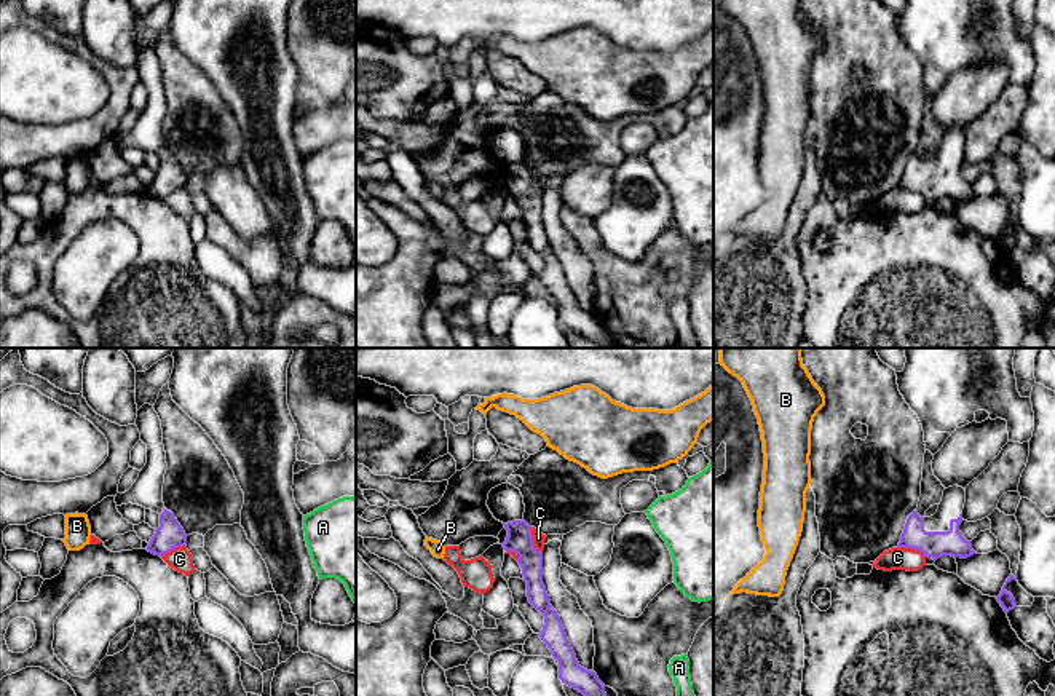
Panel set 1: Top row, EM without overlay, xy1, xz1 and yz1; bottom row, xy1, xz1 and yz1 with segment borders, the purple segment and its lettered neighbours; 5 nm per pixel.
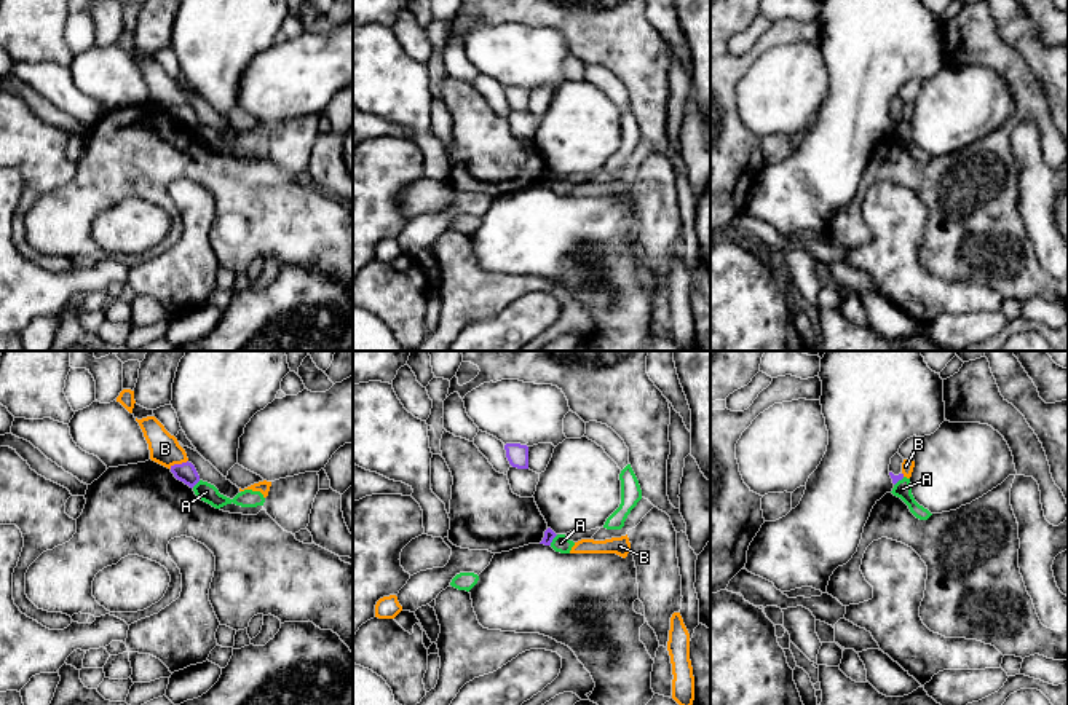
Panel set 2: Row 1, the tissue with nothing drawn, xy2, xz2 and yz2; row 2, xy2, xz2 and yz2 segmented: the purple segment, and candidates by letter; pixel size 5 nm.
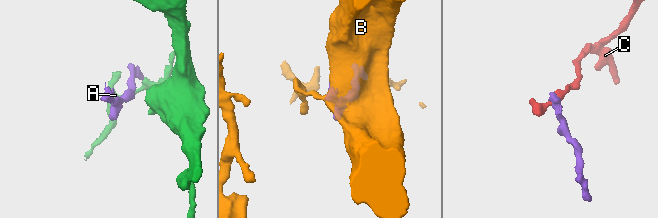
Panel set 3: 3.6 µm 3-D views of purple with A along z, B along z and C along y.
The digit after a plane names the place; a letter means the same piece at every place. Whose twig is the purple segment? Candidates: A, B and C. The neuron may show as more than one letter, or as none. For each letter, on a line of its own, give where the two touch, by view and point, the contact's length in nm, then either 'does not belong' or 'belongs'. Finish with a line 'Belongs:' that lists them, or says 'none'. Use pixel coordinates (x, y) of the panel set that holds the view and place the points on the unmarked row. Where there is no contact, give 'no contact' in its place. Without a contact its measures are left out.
A: xz2 (553, 181) | 70 nm | does not belong
B: xy2 (178, 107) | 100 nm | does not belong
C: yz1 (912, 190) | 160 nm | does not belong
Belongs: none

